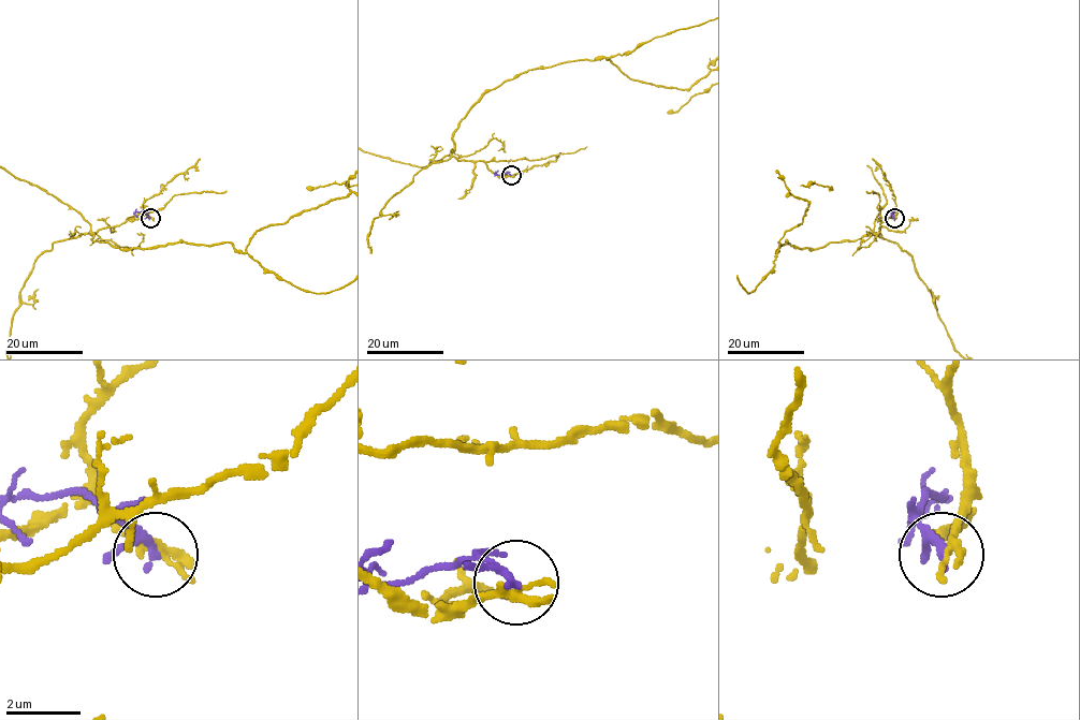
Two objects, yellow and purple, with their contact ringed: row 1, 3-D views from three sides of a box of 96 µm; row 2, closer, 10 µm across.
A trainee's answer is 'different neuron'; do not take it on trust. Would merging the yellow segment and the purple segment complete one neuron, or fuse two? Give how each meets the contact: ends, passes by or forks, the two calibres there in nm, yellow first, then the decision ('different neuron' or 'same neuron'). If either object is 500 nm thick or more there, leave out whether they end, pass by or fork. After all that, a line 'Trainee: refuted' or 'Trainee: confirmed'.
yellow passes by | purple passes by | 240/190 nm | different neuron
Trainee: confirmed

